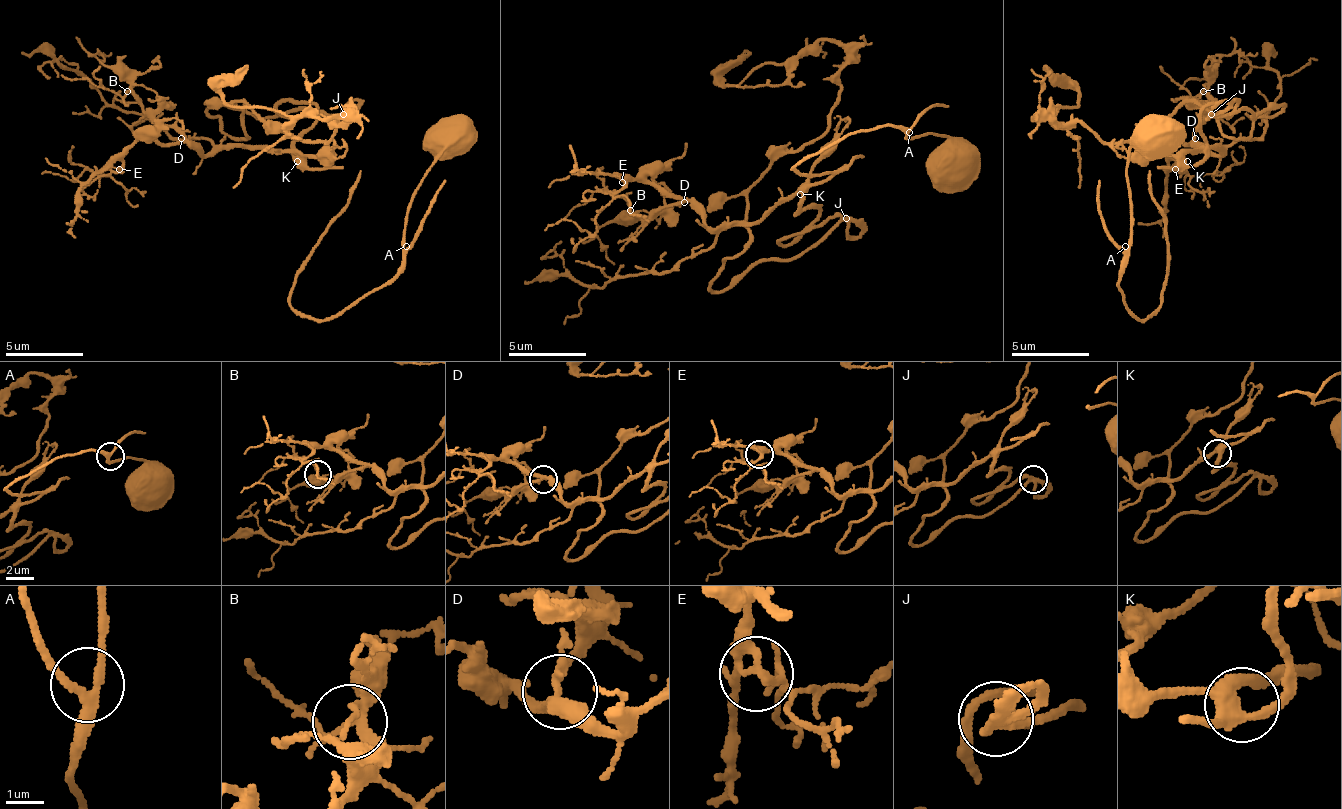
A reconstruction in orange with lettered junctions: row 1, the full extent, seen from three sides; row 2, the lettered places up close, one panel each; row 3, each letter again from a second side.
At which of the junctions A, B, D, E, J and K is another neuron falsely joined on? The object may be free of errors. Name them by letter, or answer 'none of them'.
none of them

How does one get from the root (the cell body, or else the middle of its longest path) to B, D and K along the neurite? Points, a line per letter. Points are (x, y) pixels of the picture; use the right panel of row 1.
B: (1156, 208), (1156, 169), (1214, 146), (1218, 157), (1195, 138), (1210, 107), (1203, 91)
D: (1156, 208), (1148, 180), (1156, 169), (1175, 169), (1187, 153), (1203, 153), (1214, 146), (1218, 157), (1195, 138)
K: (1156, 208), (1148, 177), (1156, 169), (1179, 169), (1187, 161)

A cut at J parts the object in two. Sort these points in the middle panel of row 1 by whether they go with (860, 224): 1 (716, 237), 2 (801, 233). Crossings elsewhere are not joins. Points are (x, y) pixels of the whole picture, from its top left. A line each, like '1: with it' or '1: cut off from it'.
1: cut off from it
2: cut off from it

